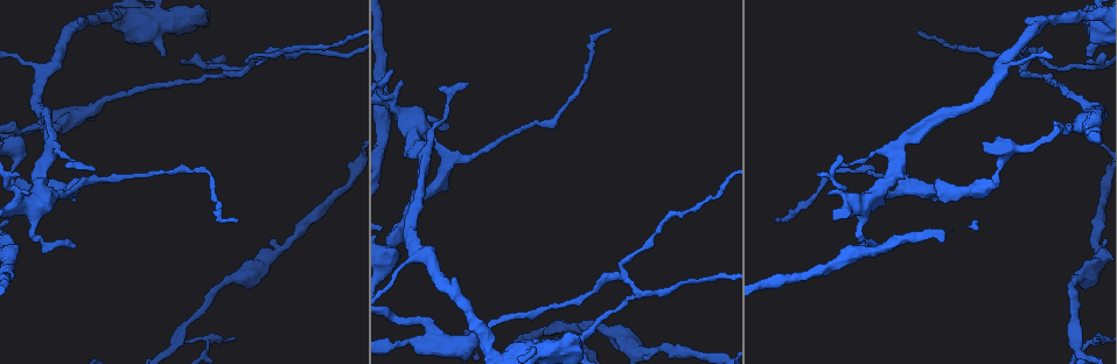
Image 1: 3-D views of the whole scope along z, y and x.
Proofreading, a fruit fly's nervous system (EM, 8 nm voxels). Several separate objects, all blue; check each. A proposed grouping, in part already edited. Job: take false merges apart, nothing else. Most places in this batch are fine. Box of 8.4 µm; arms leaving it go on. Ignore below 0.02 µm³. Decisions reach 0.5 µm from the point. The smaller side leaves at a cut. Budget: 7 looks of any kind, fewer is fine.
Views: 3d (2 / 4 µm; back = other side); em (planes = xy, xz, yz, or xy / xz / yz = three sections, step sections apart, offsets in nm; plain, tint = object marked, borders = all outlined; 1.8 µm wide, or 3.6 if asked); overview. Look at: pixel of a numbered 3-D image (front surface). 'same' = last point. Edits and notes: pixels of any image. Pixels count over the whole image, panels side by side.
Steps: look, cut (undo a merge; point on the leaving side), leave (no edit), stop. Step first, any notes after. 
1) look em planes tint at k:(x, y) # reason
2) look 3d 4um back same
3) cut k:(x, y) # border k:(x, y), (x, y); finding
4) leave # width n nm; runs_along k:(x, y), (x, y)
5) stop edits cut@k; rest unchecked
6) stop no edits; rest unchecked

look 3d 4um at 1:(1080, 129) # calibre changes

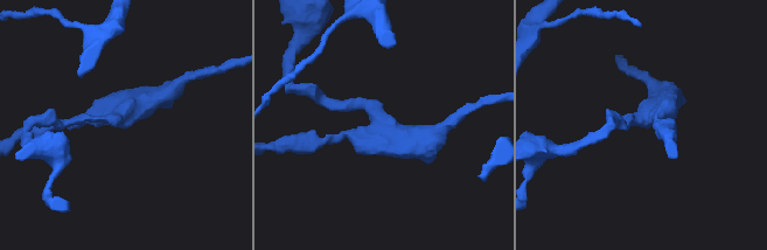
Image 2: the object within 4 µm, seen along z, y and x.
look em xy step 16 tint at 2:(645, 120)

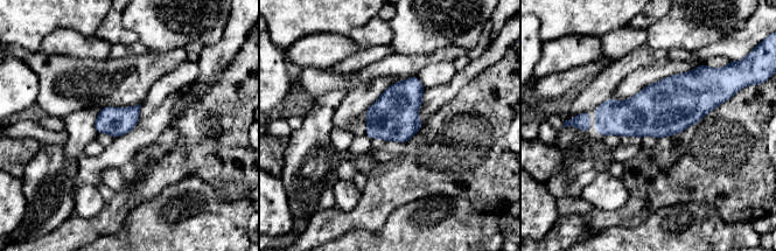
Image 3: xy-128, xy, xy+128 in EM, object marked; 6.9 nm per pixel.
leave # width 200 nm; continuous, no second cell

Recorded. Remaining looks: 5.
look 3d 2um at 1:(1097, 245) # narrows sharply

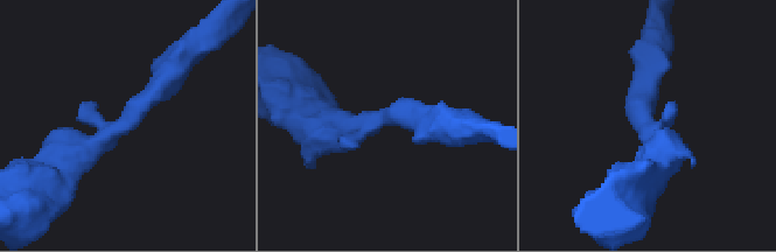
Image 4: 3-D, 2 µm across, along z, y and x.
look em yz step 16 tint at 4:(646, 112) # arm_widths 240, 320 nm; need the tissue

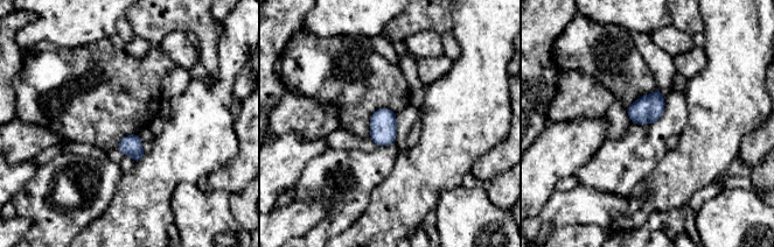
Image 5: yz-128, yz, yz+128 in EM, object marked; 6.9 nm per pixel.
look em planes tint same # cut it another way

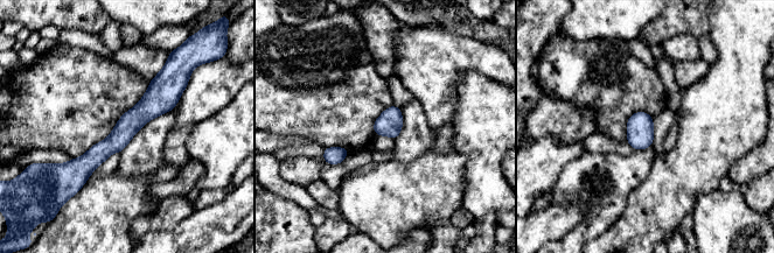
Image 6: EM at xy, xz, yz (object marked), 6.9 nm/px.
leave # width 150 nm; runs_along 6:(178, 85), (88, 163), (64, 166); continuous, no second cell

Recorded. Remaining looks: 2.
look 3d 2um at 1:(44, 194)

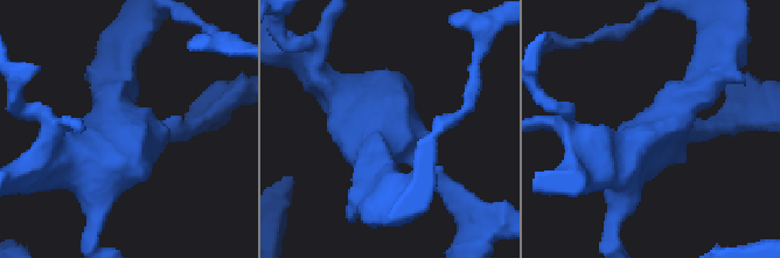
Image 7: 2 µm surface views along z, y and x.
look em xz step 16 tint at 7:(389, 139) # arms 4; need the tissue

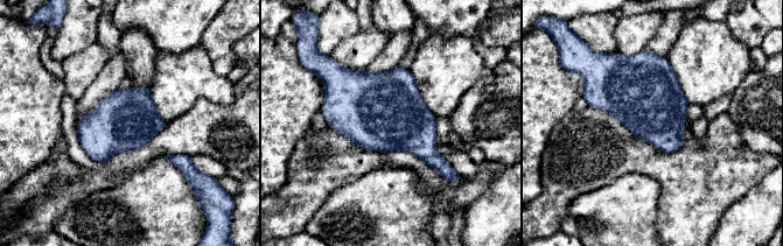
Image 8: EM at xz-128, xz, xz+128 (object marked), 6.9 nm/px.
leave # one cell here

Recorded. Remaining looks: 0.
stop no edits; rest unchecked

